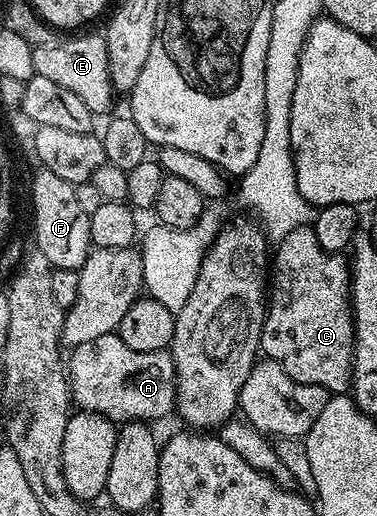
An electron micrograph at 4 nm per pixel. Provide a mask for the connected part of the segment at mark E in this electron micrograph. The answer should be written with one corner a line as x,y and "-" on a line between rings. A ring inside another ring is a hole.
84,32
82,35
71,35
68,41
59,39
53,43
41,43
34,46
34,75
45,75
45,79
53,79
60,87
69,87
73,95
77,95
89,107
93,115
103,113
111,105
113,90
109,79
109,55
107,54
107,38
95,33

